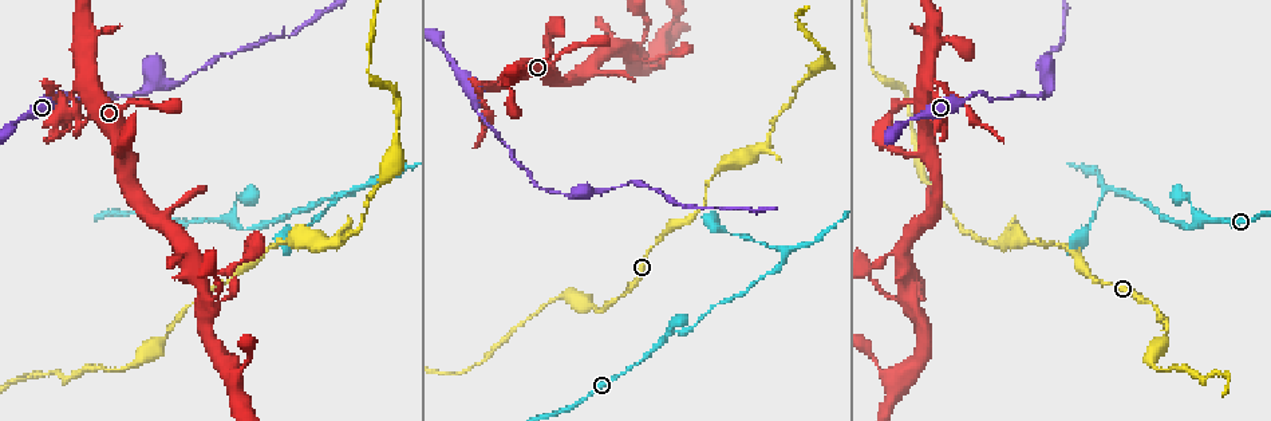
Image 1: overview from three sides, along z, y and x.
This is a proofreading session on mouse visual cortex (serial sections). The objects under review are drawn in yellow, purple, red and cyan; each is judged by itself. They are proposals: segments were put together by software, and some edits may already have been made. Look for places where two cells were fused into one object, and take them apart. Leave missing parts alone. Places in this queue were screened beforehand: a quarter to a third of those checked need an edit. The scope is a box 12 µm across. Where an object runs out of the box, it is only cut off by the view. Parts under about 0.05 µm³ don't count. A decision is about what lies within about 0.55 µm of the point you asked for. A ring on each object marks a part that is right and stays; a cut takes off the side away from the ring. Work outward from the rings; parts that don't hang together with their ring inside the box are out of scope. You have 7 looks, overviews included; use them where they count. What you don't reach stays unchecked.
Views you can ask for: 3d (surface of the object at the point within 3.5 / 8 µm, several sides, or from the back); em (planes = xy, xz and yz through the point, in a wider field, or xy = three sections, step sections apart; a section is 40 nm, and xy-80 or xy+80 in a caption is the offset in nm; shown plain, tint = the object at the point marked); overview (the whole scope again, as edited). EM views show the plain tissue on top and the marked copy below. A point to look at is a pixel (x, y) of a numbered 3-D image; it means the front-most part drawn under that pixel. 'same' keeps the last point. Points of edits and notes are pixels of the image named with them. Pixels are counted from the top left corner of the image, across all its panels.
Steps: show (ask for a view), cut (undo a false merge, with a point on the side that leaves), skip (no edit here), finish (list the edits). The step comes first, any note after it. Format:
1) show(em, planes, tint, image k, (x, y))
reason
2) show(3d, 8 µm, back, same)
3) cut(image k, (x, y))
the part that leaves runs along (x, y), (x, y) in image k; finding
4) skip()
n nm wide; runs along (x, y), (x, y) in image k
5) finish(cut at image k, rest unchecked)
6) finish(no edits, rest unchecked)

show(3d, 3.5 µm, image 1, (494, 81))
a narrow waist

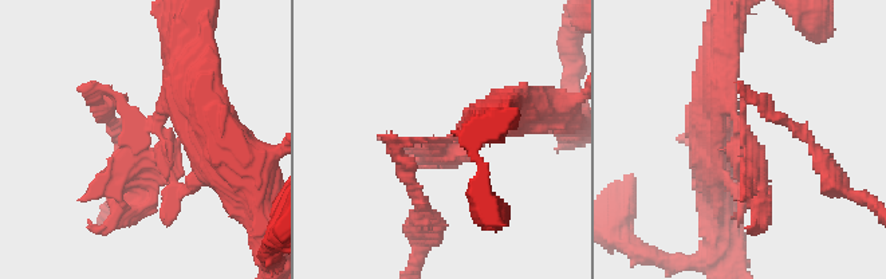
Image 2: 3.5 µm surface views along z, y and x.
show(em, planes, tint, image 2, (744, 129))
now the EM

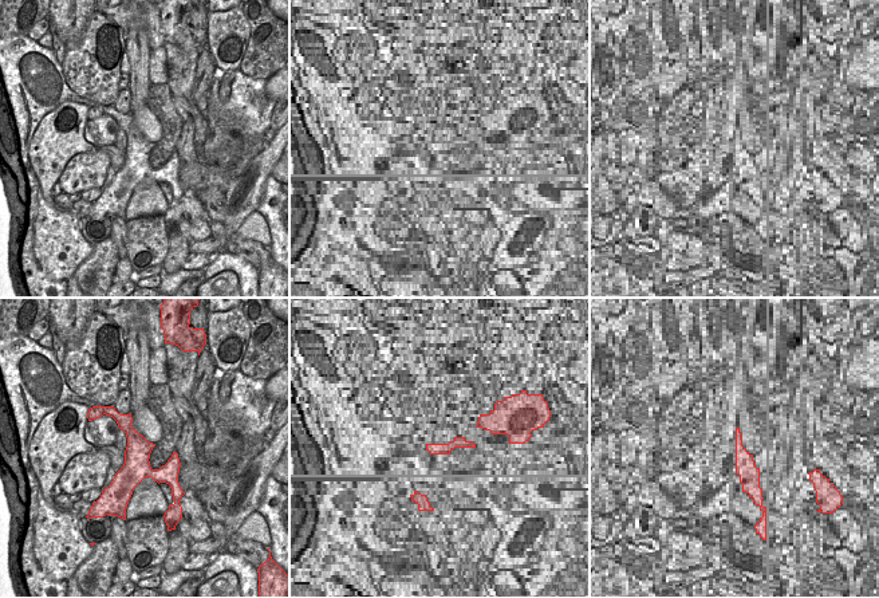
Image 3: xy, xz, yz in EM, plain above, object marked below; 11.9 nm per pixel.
cut(image 2, (757, 161))
the part that leaves runs along (739, 120), (745, 90), (783, 120) in image 2; two cells meet here

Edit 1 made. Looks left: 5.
show(overview)

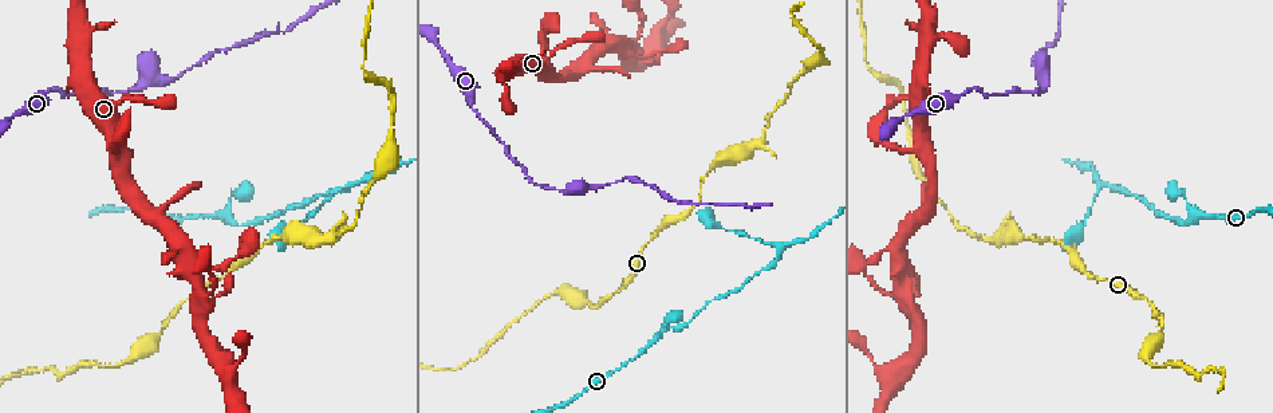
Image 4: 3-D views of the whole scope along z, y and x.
show(3d, 3.5 µm, image 4, (999, 241))
calibre changes

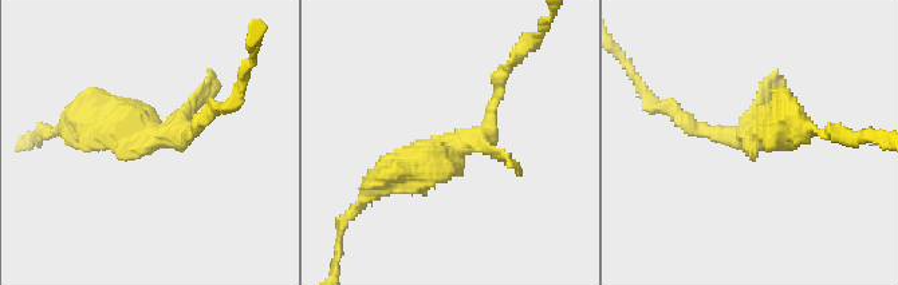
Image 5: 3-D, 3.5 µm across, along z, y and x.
show(em, xy, step 1, tint, image 5, (750, 136))
shape alone is not enough

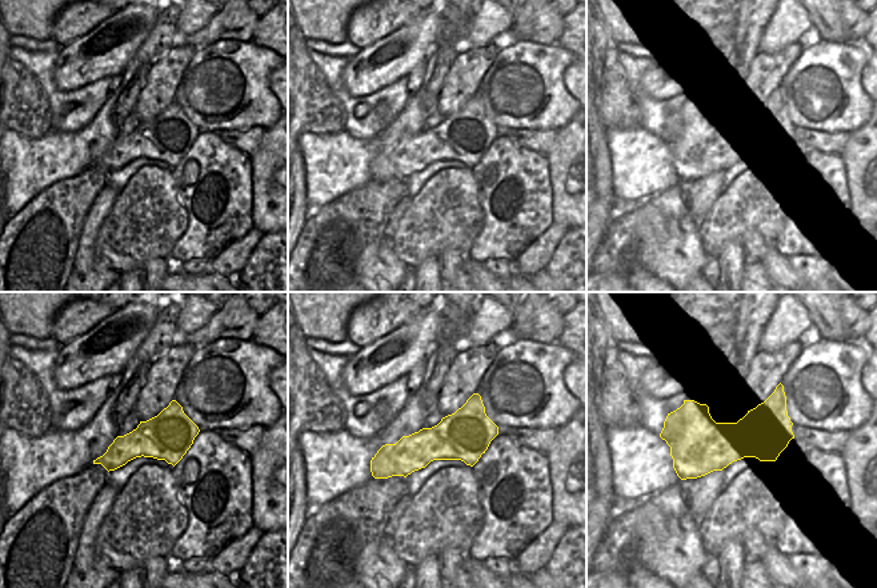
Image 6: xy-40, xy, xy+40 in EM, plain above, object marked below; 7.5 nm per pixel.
skip()
runs along (389, 178), (484, 134), (504, 72) in image 5; all the same cell

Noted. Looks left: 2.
show(3d, 3.5 µm, image 4, (149, 79))
arms part here

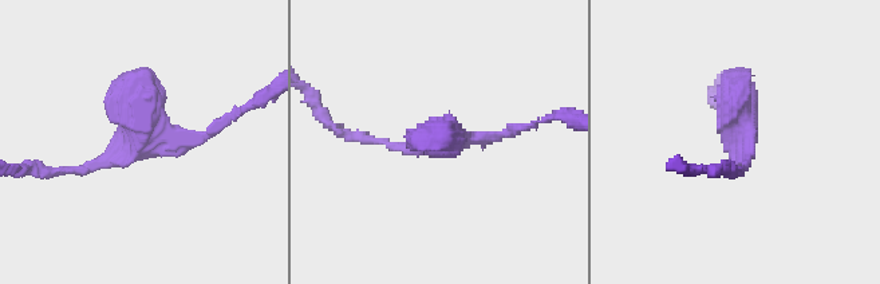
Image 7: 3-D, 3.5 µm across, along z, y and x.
show(em, xy, step 3, tint, image 7, (138, 135))
now the EM

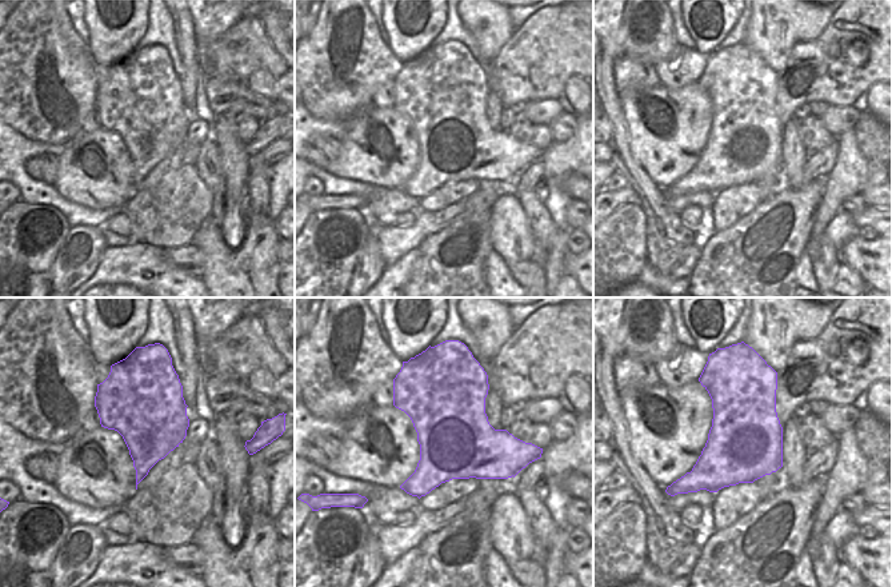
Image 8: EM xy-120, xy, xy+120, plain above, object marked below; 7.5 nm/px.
skip()
550 nm wide; runs along (62, 169), (225, 123) in image 7; continuous, no second cell

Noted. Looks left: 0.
finish(cut at image 2, rest unchecked)

